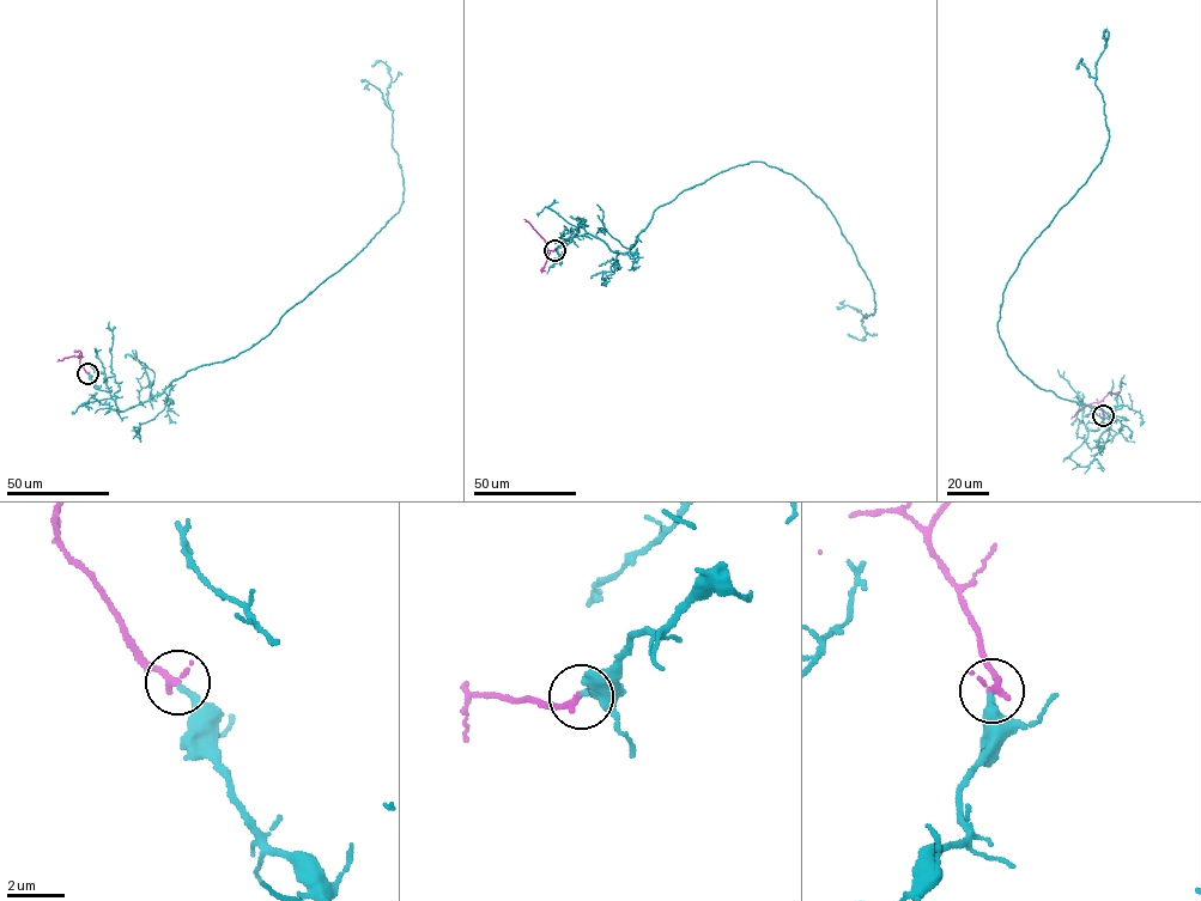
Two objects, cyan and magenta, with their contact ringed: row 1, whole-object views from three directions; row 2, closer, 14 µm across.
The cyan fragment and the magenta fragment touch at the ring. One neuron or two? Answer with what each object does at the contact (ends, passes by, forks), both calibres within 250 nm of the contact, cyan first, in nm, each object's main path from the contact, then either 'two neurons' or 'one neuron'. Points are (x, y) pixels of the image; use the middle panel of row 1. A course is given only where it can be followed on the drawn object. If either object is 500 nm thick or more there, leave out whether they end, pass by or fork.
cyan ends; magenta ends; calibres 200 and 280 nm; course cyan (554, 250), (580, 225), (625, 253), (659, 206), (765, 162), (820, 199), (869, 281), (866, 335), (847, 334); course magenta (554, 250), (546, 250), (544, 239), (525, 219); one neuron

